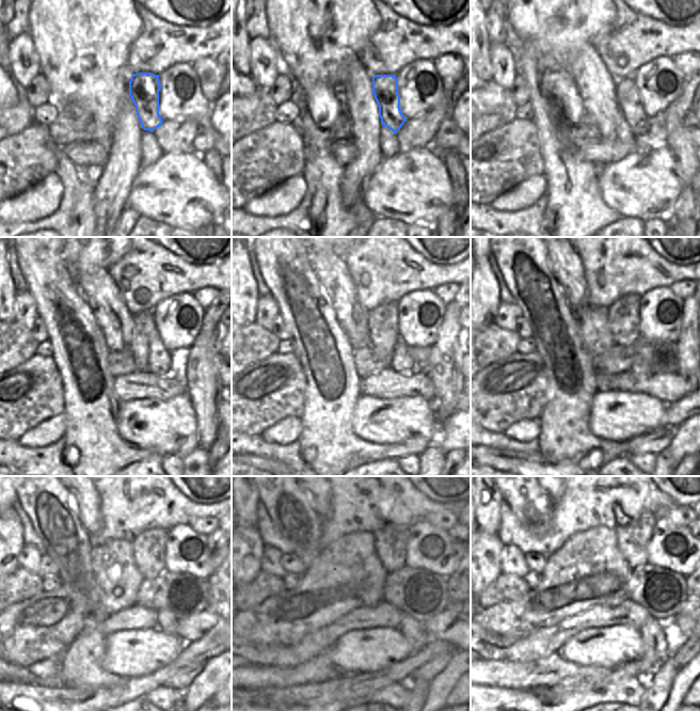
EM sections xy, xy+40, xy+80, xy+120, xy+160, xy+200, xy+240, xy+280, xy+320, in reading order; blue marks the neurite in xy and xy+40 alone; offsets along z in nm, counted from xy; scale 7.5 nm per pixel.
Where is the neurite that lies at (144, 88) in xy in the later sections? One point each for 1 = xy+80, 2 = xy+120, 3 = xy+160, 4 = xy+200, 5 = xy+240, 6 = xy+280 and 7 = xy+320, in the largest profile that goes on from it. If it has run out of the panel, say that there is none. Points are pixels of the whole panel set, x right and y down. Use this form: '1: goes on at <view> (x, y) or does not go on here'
1: goes on at xy+80 (626, 93)
2: goes on at xy+120 (159, 358)
3: goes on at xy+160 (400, 361)
4: goes on at xy+200 (640, 370)
5: goes on at xy+240 (166, 621)
6: goes on at xy+280 (413, 631)
7: goes on at xy+320 (655, 646)

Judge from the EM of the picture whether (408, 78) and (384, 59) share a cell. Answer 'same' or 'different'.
different

